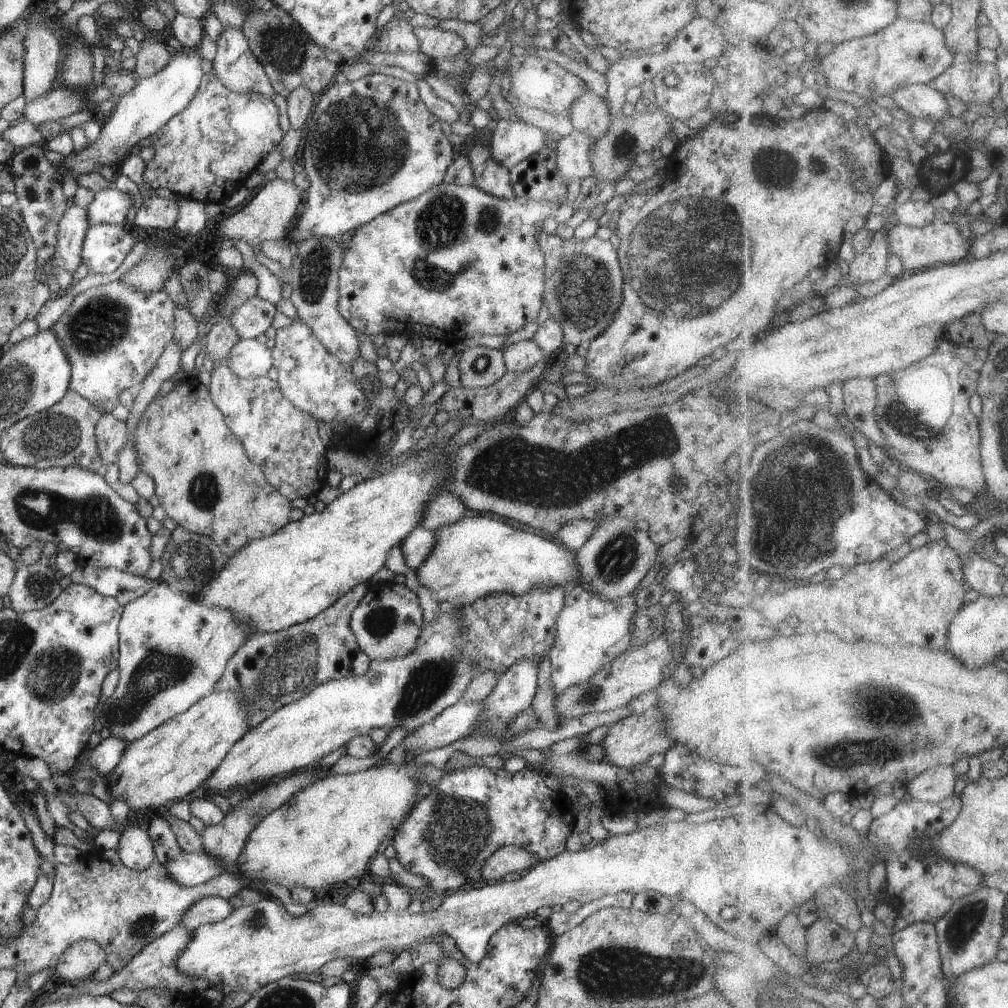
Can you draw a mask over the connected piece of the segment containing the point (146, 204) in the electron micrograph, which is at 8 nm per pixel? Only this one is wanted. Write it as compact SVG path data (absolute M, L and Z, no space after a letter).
M156 195L143 197L133 224L144 230L170 230L179 217L180 207L172 199L167 200Z

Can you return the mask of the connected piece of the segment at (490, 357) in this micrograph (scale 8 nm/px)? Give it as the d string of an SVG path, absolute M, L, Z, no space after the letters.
M488 347L468 348L459 360L461 386L484 388L492 386L507 373L501 349Z

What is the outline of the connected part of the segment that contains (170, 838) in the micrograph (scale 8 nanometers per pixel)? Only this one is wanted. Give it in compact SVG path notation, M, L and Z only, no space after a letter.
M153 815L148 826L146 826L146 830L154 843L155 860L160 864L165 865L182 854L175 834L167 820Z

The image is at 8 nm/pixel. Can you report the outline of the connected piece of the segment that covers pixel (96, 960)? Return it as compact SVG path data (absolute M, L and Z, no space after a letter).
M82 939L70 945L58 959L54 972L62 980L83 981L96 972L106 960L104 949L93 940Z

